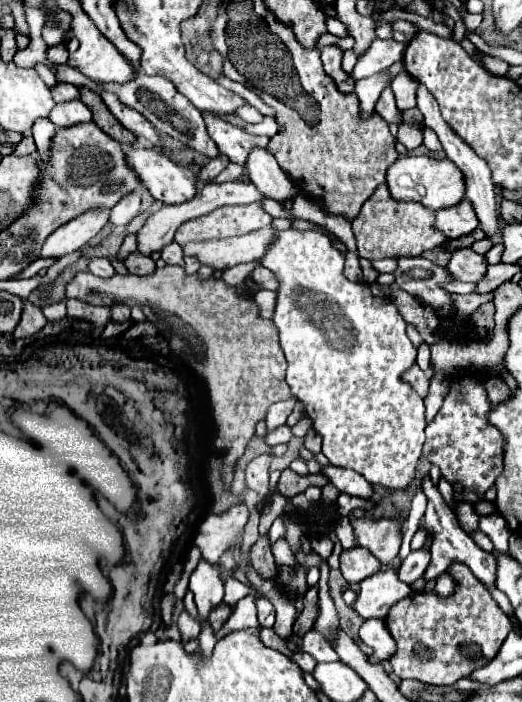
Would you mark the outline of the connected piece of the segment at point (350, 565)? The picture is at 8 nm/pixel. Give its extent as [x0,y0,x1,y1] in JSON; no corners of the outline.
[341,546,379,584]

